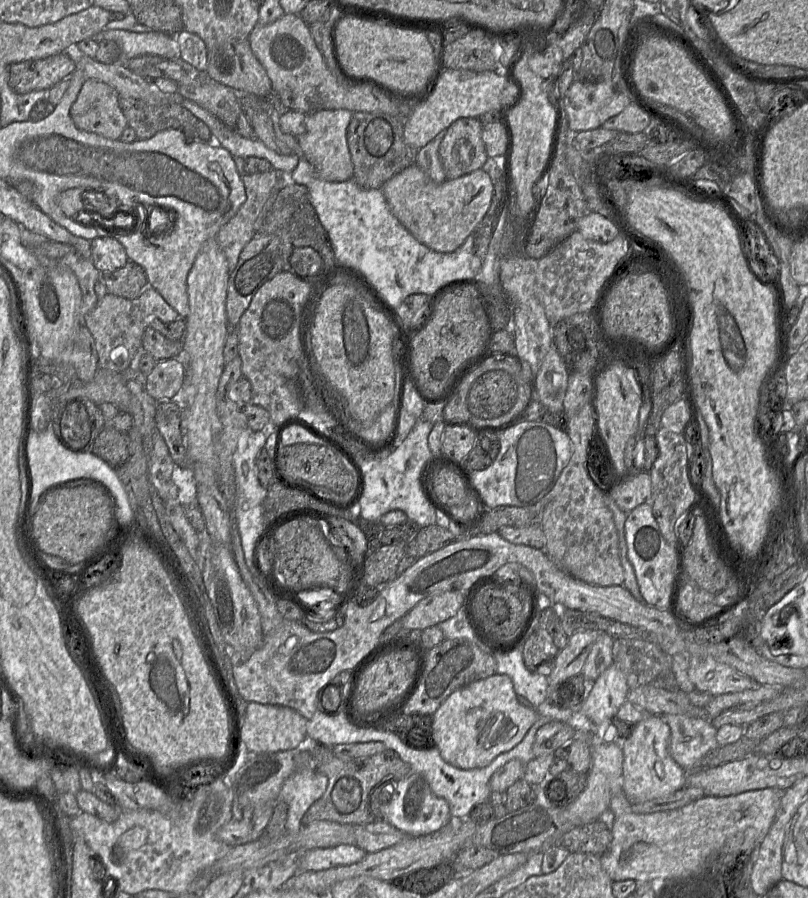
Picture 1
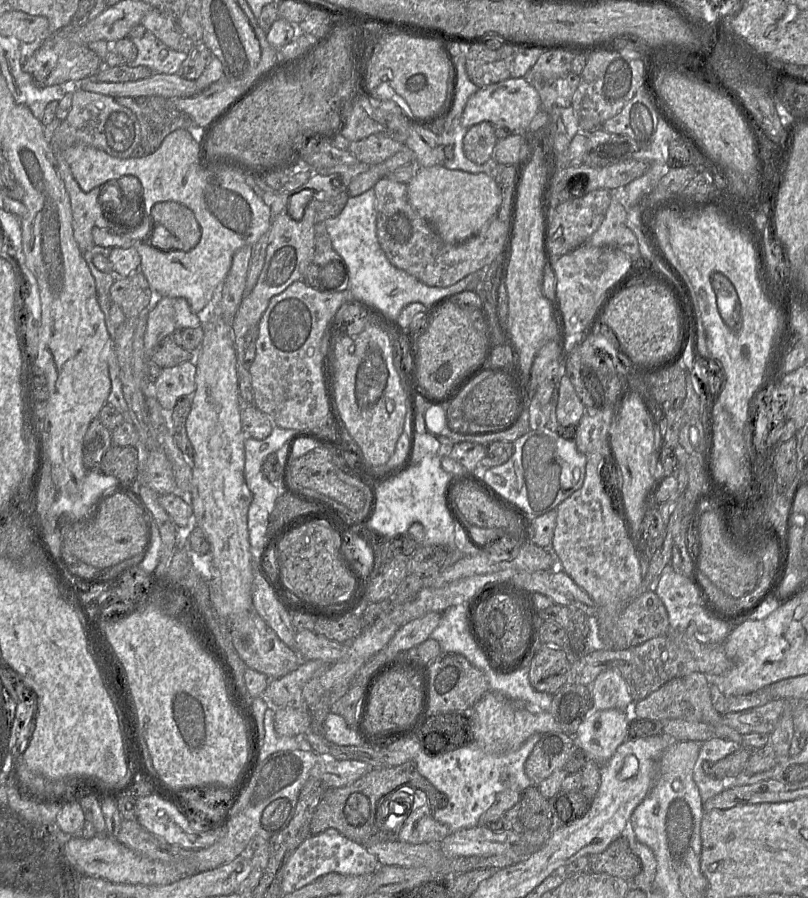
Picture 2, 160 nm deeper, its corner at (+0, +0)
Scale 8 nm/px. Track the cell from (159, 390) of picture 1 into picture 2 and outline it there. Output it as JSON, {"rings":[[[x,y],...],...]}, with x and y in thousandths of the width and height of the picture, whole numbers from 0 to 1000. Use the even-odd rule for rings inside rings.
{"rings":[[[240,403],[203,410],[192,425],[193,443],[207,458],[213,458],[218,449],[228,441],[241,435],[243,408]]]}

